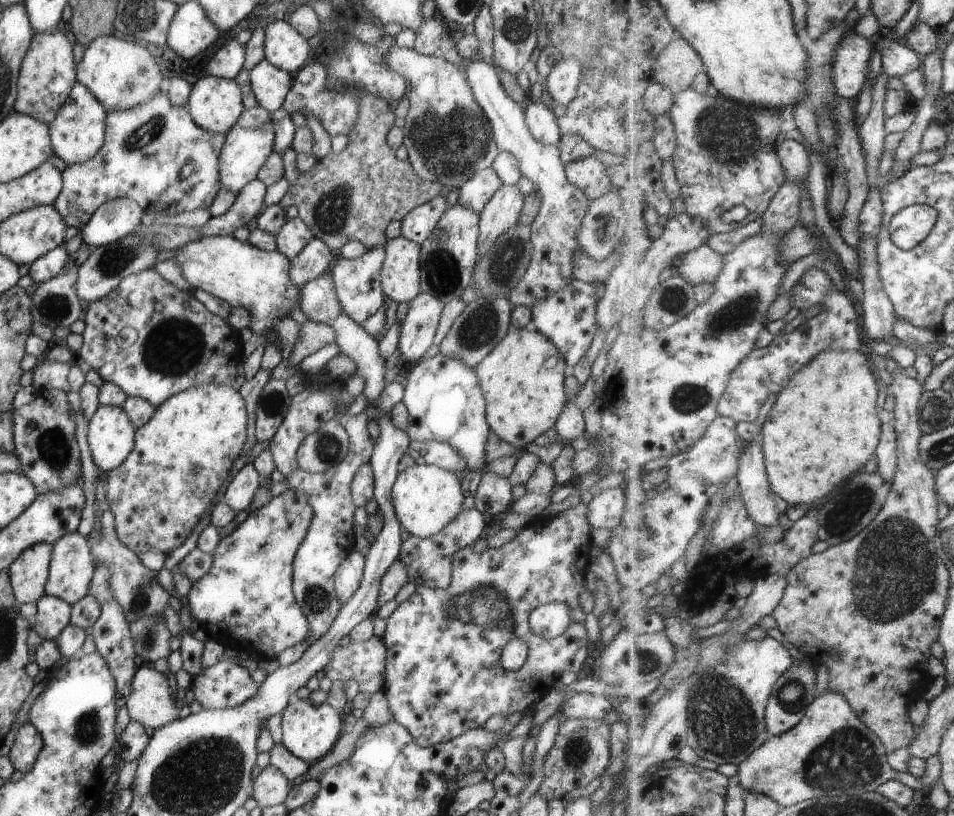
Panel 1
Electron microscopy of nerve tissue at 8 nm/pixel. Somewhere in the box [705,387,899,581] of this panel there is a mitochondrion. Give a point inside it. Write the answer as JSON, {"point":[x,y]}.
{"point":[849,511]}

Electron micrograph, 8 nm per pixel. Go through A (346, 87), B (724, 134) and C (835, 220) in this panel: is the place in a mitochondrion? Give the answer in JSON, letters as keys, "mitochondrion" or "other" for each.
{"A":"other","B":"mitochondrion","C":"other"}

